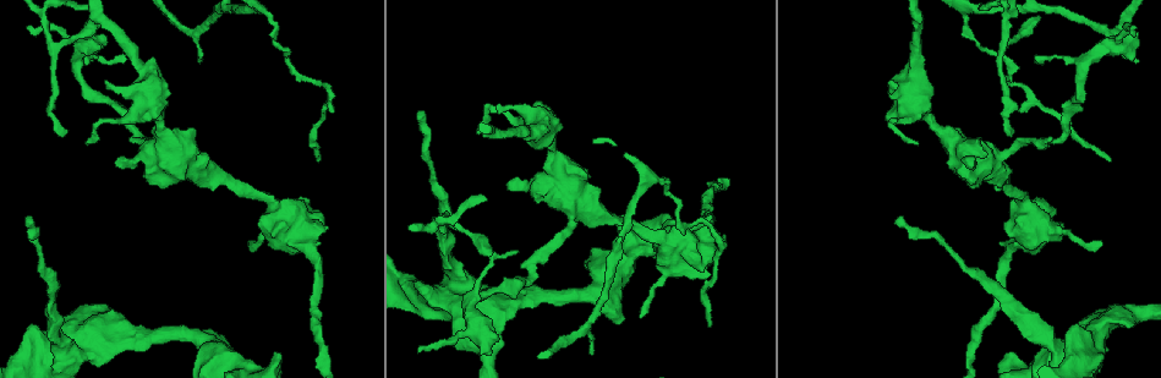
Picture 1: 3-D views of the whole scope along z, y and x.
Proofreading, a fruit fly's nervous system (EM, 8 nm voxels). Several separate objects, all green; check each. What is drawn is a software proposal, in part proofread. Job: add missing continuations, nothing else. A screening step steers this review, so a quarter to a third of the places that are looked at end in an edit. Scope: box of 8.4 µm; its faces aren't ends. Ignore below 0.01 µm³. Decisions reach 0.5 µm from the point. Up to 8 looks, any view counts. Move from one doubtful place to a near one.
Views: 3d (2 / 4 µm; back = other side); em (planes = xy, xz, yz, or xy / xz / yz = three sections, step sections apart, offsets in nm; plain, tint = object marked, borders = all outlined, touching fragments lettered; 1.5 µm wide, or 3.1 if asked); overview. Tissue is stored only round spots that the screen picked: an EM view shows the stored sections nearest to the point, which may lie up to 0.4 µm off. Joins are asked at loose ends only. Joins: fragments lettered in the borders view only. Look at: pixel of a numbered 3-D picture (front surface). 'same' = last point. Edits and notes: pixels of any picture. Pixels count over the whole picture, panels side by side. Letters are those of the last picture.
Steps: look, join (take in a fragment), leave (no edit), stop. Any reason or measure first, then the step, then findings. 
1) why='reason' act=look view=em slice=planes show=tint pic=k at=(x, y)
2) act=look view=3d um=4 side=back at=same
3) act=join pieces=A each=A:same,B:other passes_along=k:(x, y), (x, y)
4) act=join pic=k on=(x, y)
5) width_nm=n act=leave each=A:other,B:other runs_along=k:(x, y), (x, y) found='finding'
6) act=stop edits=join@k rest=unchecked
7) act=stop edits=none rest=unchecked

why='an open end' act=look view=3d um=4 pic=1 at=(1111, 159)

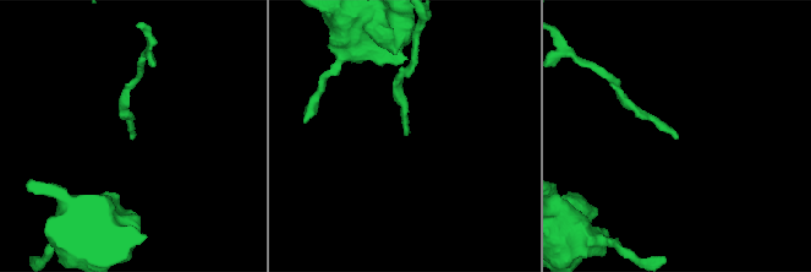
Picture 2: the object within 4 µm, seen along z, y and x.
why='need the tissue' act=look view=em slice=yz step=4 show=borders pic=2 at=(675, 137)

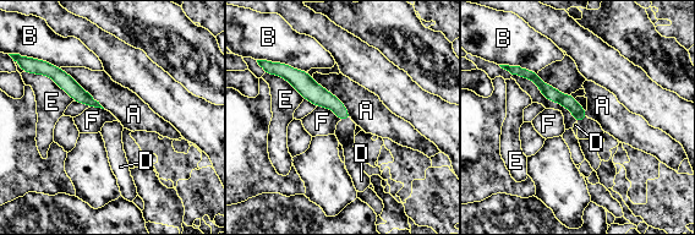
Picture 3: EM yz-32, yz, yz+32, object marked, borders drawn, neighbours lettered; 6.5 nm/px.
why='another direction' act=look view=em slice=planes show=borders at=same

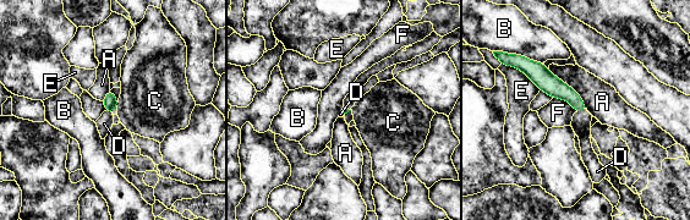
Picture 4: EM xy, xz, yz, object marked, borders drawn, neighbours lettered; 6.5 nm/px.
act=join pieces=D each=A:other,B:other,C:other,D:same,E:other,F:other passes_along=4:(552, 86), (581, 110), (581, 121) found='it goes on there'

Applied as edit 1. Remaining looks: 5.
why='tapers out' act=look view=em slice=planes show=tint pic=1 at=(418, 350)

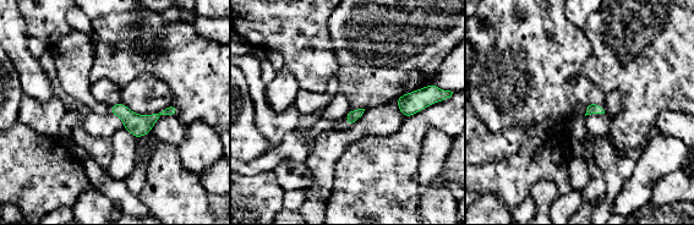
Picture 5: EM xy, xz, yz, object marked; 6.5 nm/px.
act=look view=em slice=planes show=borders at=same

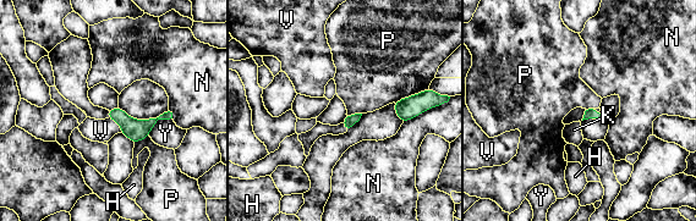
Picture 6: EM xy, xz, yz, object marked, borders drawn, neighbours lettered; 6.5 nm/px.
act=leave each=H:other,K:other,N:other,P:other,V:other,Y:other runs_along=6:(110, 112), (129, 125), (171, 115) found='none of them fits'

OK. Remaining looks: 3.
why='branch stops here' act=look view=3d um=2 pic=1 at=(589, 352)

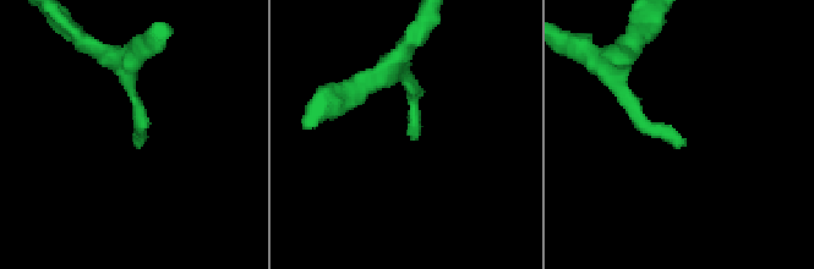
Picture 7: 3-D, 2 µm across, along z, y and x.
act=look view=em slice=planes show=borders pic=7 at=(676, 147)

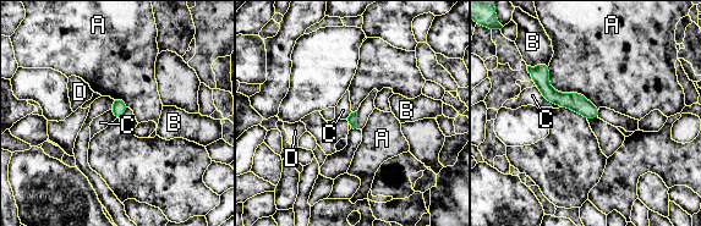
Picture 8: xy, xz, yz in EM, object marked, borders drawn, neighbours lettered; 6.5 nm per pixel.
longest_contact=A:440nm act=leave each=A:other,B:other,C:other,D:other found='none of them fits'

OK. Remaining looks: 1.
act=stop edits=join@4 rest=unchecked

